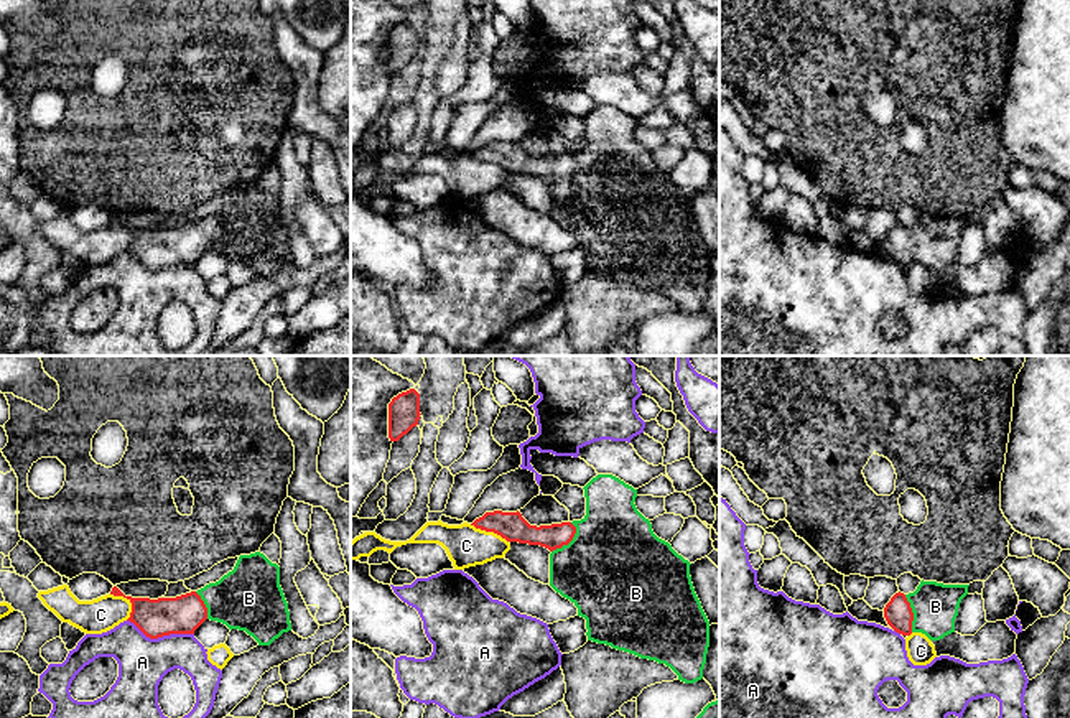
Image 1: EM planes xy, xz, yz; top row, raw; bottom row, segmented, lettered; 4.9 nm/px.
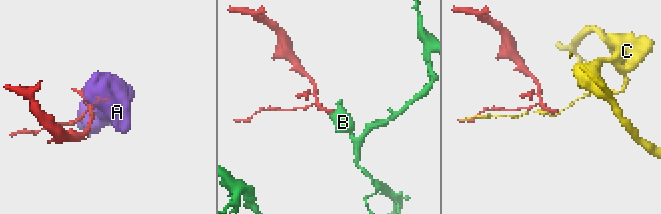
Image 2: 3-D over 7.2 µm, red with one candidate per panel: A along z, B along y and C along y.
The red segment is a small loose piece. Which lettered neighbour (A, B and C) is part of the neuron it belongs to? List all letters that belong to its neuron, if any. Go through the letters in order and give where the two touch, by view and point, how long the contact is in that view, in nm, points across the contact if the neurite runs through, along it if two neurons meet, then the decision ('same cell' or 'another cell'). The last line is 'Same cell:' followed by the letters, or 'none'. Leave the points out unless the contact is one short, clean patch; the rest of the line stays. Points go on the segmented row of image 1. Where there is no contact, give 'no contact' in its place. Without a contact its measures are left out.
A: contact xy (160, 636); length 340 nm; another cell
B: contact xz (570, 540); length 180 nm; way xz (555, 536), (570, 540), (613, 568); same cell
C: contact xy (130, 601); length 160 nm; another cell
Same cell: B

